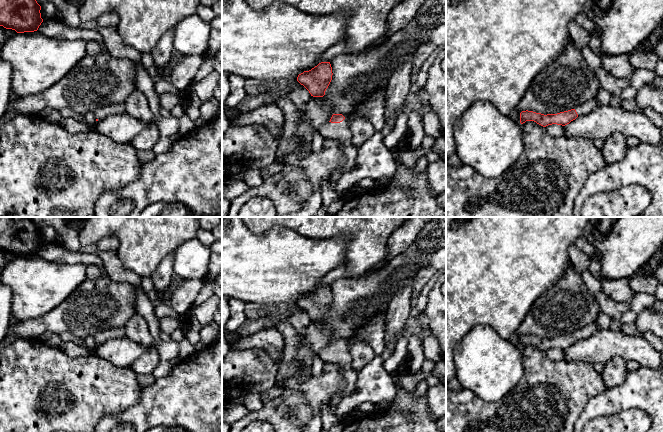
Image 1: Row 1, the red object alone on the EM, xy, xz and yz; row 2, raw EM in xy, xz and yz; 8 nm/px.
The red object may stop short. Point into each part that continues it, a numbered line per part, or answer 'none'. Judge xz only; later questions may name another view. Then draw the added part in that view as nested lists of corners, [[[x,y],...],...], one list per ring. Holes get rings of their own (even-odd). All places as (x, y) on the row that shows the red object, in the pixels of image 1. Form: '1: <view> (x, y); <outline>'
1: xz (340, 132); [[[345,118],[340,123],[327,122],[319,128],[318,132],[323,138],[336,140],[343,147],[345,162],[331,175],[331,181],[336,183],[344,173],[354,167],[358,152],[358,149],[352,142],[352,133],[350,131],[348,120]]]

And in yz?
1: yz (585, 108); [[[590,99],[575,108],[578,117],[589,114],[593,109],[600,106],[597,99]]]

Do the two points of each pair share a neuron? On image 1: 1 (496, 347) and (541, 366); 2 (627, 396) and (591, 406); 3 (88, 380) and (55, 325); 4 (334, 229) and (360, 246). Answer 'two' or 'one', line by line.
1: two
2: one
3: two
4: one

